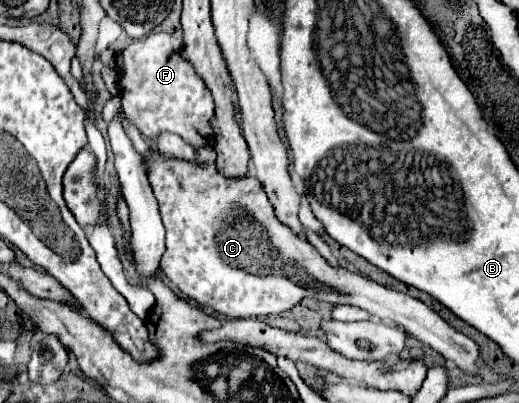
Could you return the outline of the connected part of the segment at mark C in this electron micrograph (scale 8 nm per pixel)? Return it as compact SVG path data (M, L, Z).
M154 149L144 155L144 165L152 191L158 199L162 223L166 227L166 251L160 259L160 269L184 297L194 299L202 307L210 307L212 311L228 319L250 319L286 313L304 297L314 297L332 305L354 305L368 311L380 323L404 329L410 337L432 347L446 361L452 361L466 375L478 375L476 361L480 359L480 351L470 337L452 329L436 311L426 307L420 299L388 289L344 267L332 267L306 239L296 235L276 217L274 207L270 205L264 187L256 177L226 177L216 169L216 163L192 163L186 159L172 159L160 155Z

